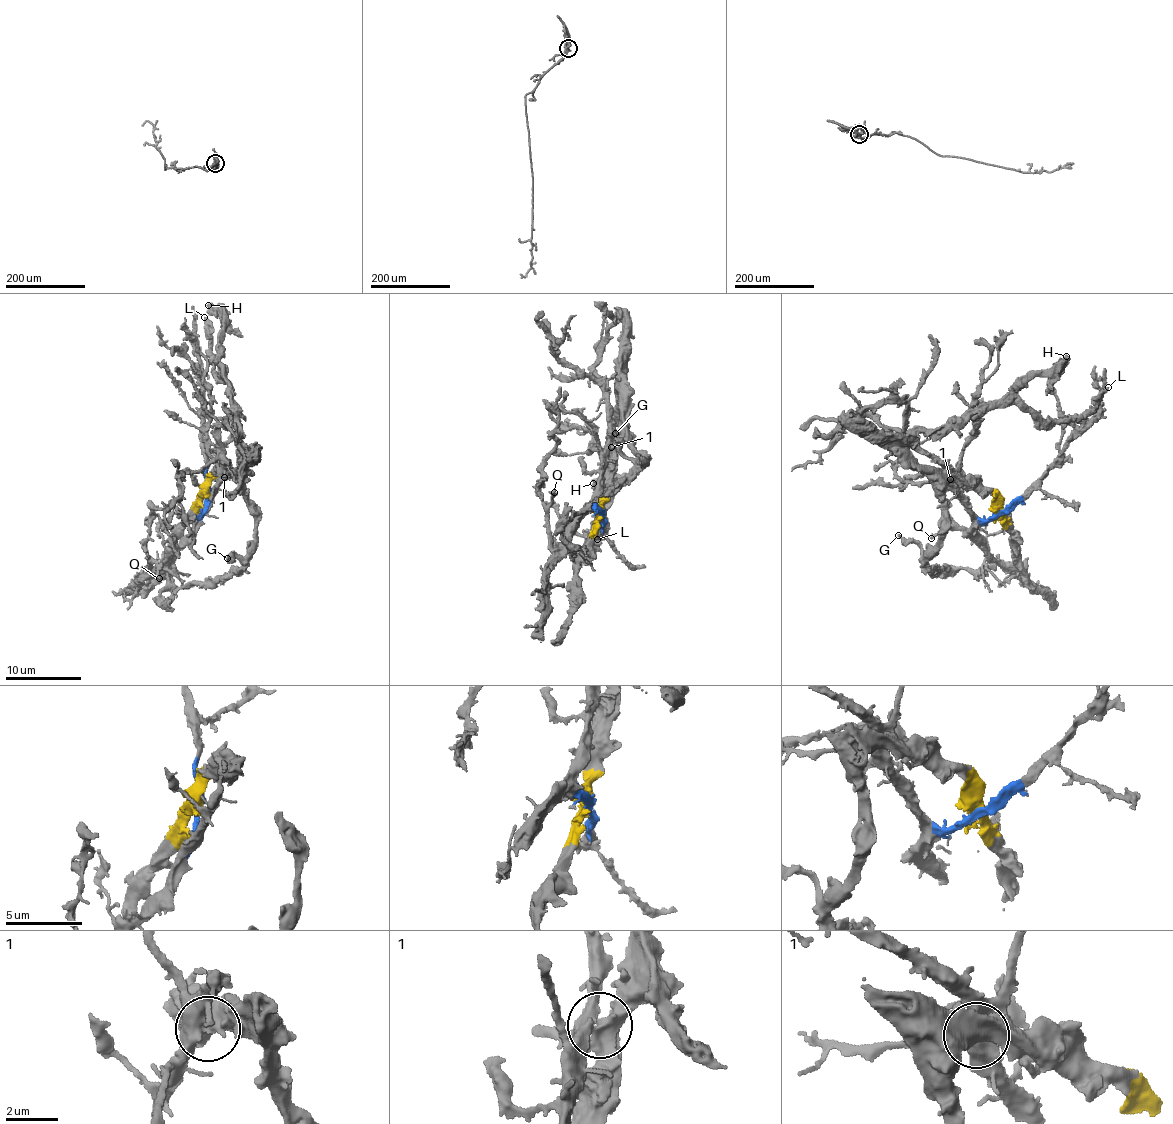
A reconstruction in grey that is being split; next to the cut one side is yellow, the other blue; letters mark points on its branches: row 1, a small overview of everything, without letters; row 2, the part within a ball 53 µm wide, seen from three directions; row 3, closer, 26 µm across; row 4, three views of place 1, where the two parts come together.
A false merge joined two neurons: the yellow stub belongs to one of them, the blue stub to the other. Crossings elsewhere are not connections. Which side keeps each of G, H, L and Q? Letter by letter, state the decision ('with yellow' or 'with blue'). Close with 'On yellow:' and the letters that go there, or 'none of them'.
G: with yellow
H: with yellow
L: with yellow
Q: with blue
On yellow: G, H, L

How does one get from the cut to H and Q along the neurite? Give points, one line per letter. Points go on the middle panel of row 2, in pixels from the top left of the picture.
H: (600, 516), (610, 448), (620, 427), (617, 385), (610, 450), (602, 459), (607, 462), (608, 476), (593, 483)
Q: (601, 516), (589, 512), (579, 518), (568, 538), (554, 548), (548, 517), (554, 491)

